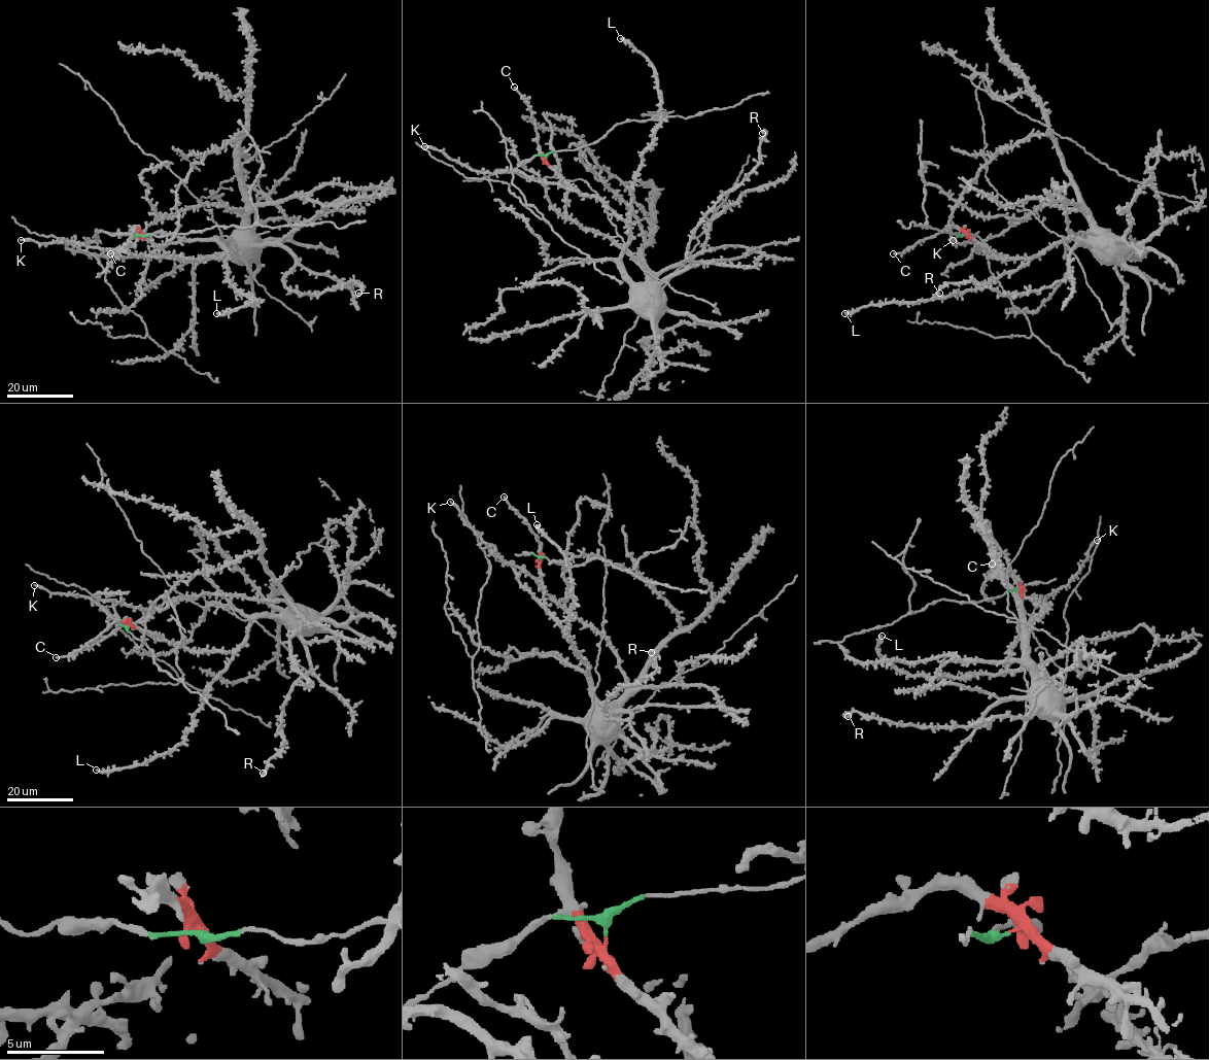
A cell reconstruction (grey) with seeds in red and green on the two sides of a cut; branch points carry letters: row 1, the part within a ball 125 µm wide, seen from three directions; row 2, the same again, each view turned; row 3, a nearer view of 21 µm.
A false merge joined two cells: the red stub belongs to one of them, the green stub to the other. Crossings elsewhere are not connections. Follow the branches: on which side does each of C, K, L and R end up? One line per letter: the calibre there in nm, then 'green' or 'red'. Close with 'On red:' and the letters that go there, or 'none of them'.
C: calibre 320 nm; red
K: calibre 240 nm; red
L: calibre 400 nm; red
R: calibre 400 nm; red
On red: C, K, L, R

